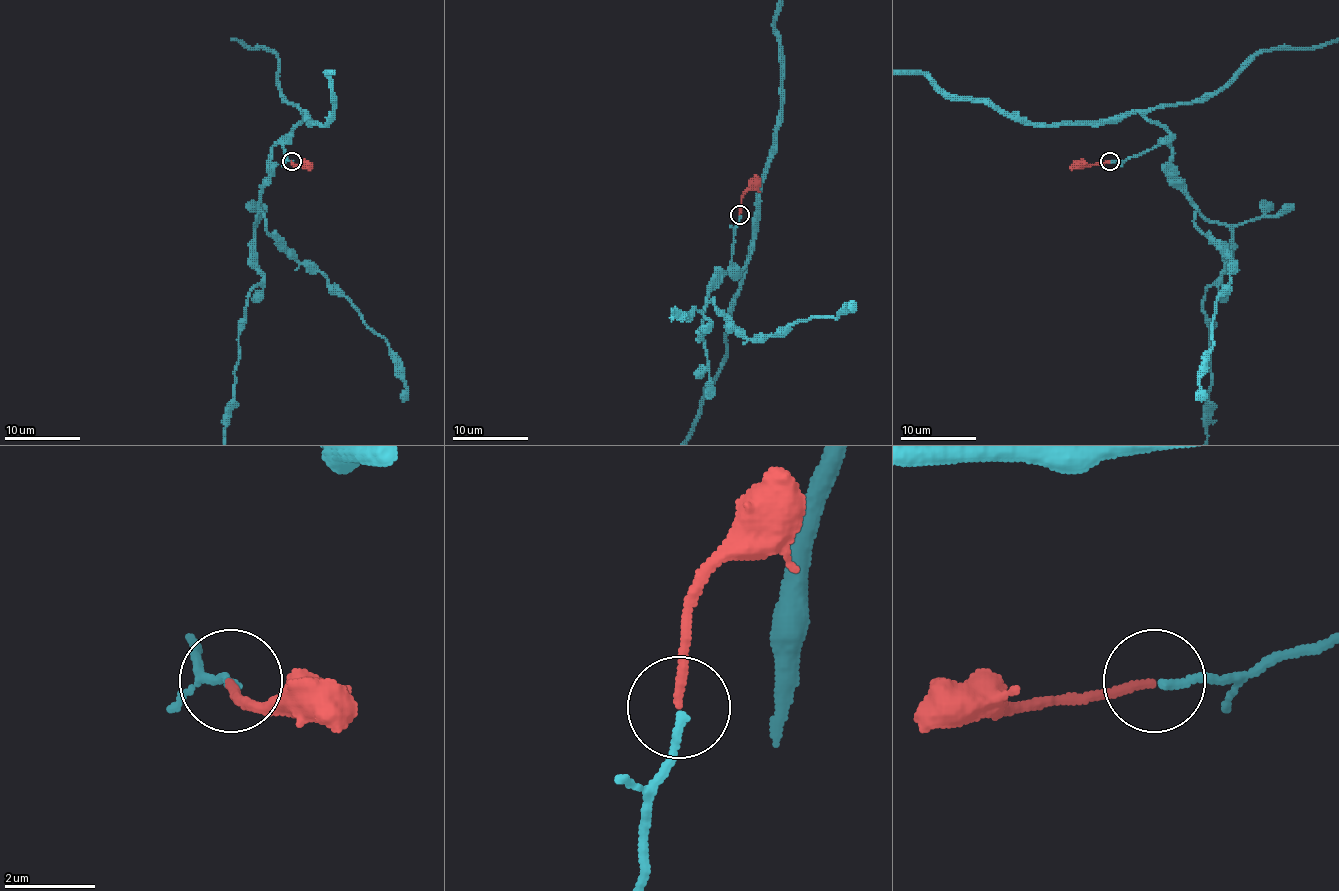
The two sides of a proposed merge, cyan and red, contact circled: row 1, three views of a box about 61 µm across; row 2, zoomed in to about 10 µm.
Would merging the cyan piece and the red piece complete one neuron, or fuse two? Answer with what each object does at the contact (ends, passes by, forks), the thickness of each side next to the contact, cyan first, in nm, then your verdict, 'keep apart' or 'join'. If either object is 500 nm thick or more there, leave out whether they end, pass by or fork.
cyan ends; red ends; calibres 190 and 180 nm; join

